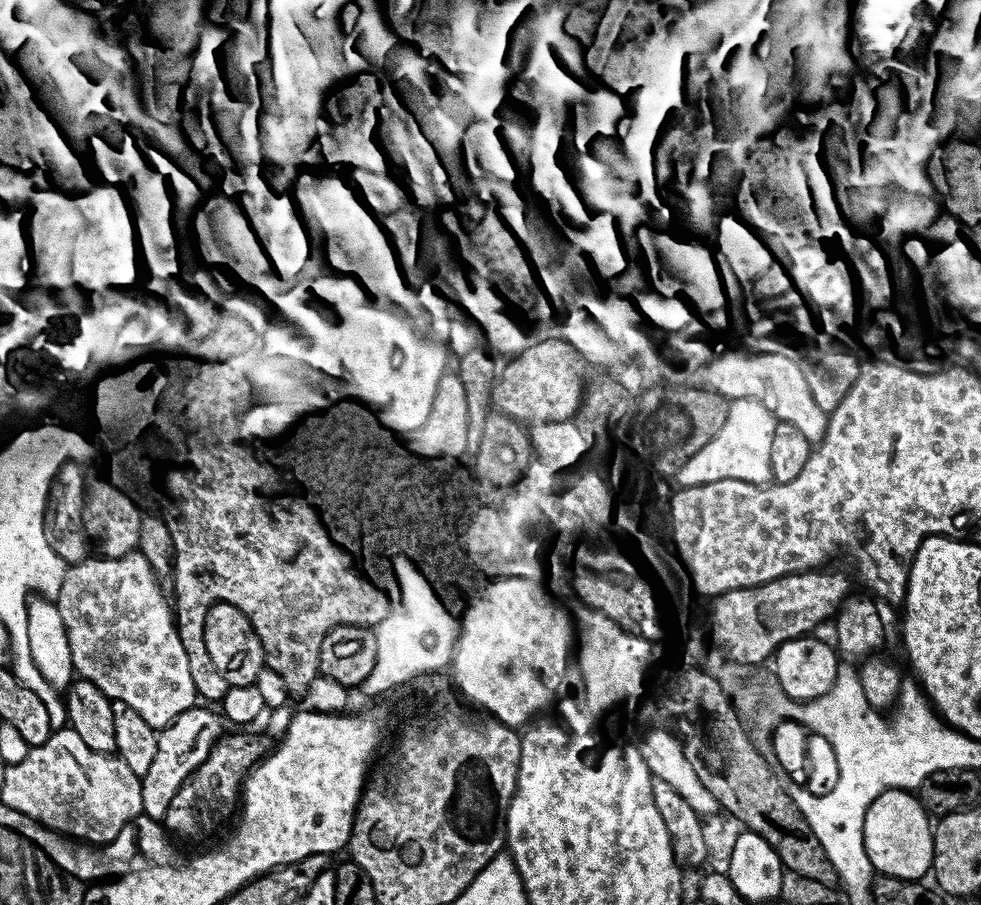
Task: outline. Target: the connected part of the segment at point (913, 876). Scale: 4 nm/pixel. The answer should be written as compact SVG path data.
M886 788L869 801L867 814L863 822L863 842L864 849L873 869L891 879L907 880L914 882L925 876L931 871L933 860L933 836L932 820L929 813L920 804L920 799L907 789Z

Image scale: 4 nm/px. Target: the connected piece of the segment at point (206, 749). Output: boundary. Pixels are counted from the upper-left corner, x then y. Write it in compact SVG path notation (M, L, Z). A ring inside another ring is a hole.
M209 707L188 708L174 722L157 733L156 754L154 754L149 771L141 781L145 813L153 819L163 819L168 806L169 792L178 788L185 778L201 766L210 755L217 740L223 735L224 722L221 715L219 713L216 715L206 708Z

